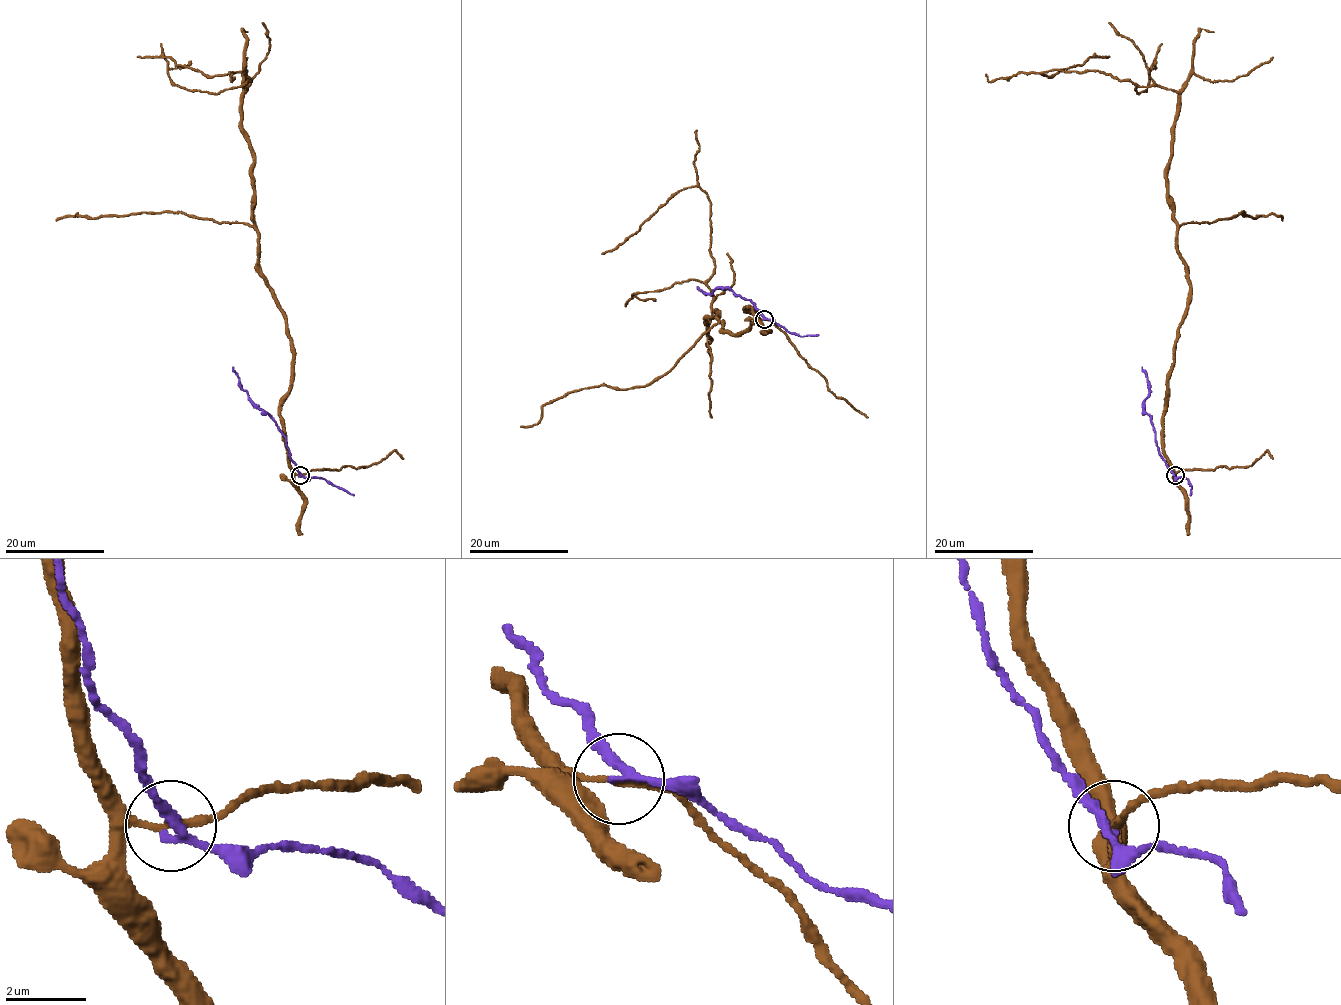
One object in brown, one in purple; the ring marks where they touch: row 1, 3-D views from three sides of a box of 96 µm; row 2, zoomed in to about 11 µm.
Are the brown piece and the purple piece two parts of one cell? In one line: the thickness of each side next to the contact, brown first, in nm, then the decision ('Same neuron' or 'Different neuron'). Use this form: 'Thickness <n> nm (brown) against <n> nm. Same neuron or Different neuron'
Thickness 160 nm (brown) against 180 nm. Different neuron

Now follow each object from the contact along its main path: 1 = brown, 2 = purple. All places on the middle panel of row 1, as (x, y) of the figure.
1: (764, 319), (745, 308), (757, 318), (732, 334), (716, 311), (705, 319), (715, 262), (696, 186), (601, 254)
2: (763, 319), (750, 300), (724, 288), (706, 293), (696, 286)

